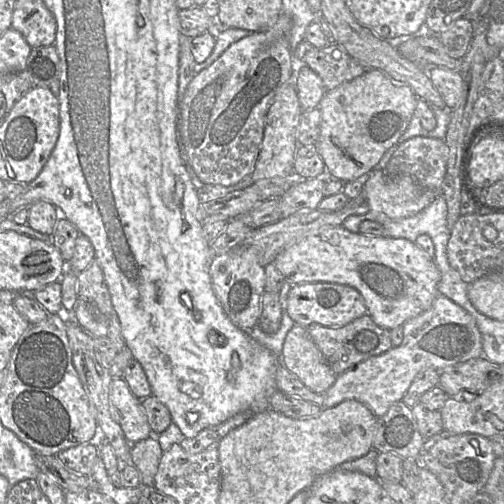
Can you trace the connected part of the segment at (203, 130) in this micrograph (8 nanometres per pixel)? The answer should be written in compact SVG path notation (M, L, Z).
M281 12L274 23L269 23L259 31L250 32L247 36L231 44L211 65L197 73L190 81L181 106L182 137L188 162L203 183L233 186L253 173L263 140L267 112L273 104L279 90L287 83L294 83L292 55L290 51L291 29L292 19L284 12Z

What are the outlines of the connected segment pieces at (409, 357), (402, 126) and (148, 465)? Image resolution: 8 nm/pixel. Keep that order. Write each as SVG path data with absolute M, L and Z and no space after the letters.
M438 294L426 311L407 320L401 327L401 345L371 357L337 376L325 393L322 409L334 407L345 400L357 400L380 418L393 403L402 400L422 369L444 370L482 355L482 339L475 319L446 296Z
M371 69L361 76L327 91L319 103L321 114L318 153L330 177L343 183L368 175L384 153L407 128L417 97L404 83L396 83L384 72Z
M156 435L131 444L130 454L132 464L140 472L142 486L154 488L154 477L163 454Z

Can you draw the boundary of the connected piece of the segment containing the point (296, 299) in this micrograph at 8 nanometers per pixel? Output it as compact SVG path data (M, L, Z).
M312 282L291 286L287 298L287 313L295 324L305 328L311 324L339 328L365 315L367 307L363 296L351 286L328 282Z

